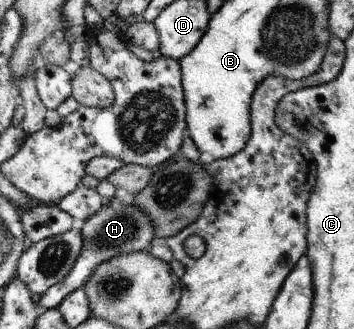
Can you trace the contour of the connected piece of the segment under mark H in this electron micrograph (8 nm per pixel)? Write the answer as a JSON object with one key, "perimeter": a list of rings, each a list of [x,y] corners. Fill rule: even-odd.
{"perimeter":[[[112,198],[108,204],[103,205],[100,212],[96,212],[92,218],[86,220],[81,230],[82,236],[85,237],[85,245],[82,246],[82,254],[78,256],[78,262],[74,264],[73,271],[62,282],[54,284],[38,298],[39,311],[57,309],[70,294],[84,287],[100,264],[116,258],[120,254],[146,250],[146,246],[150,246],[150,242],[154,239],[154,225],[148,214],[144,210],[140,210],[135,202],[122,204],[118,198]]]}

